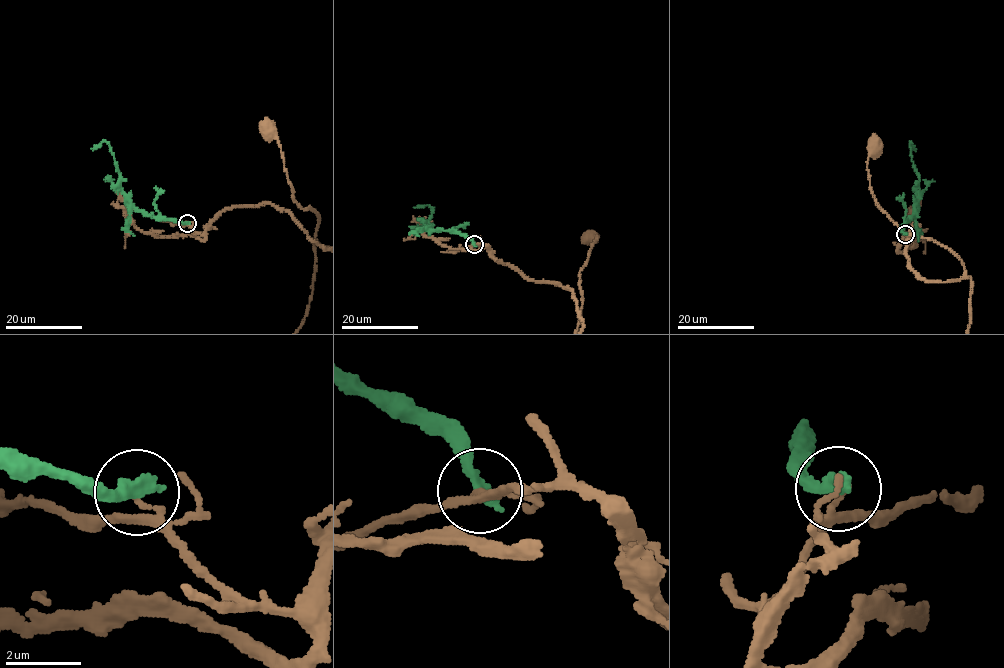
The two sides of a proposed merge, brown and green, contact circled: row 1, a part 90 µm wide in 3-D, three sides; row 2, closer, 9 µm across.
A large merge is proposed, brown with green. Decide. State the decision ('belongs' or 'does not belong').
does not belong

